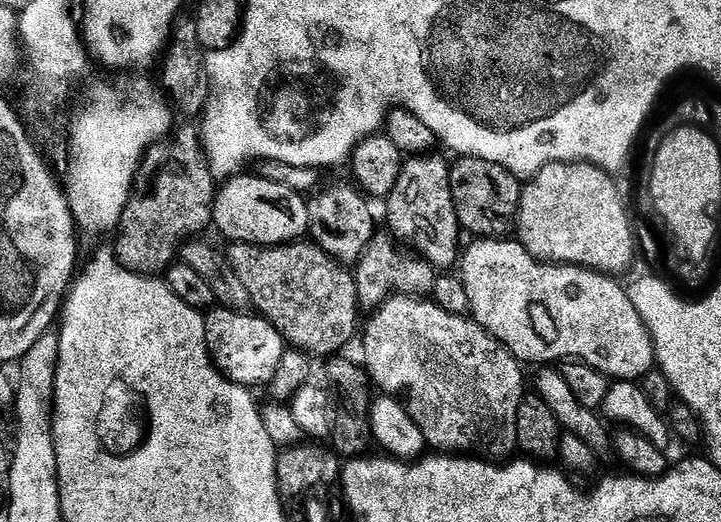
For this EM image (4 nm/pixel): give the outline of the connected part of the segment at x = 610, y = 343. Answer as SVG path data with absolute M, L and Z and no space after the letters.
M480 238L463 249L458 264L458 275L466 286L468 306L477 324L488 335L500 341L504 328L510 328L510 320L516 318L518 304L532 308L530 326L534 334L548 344L546 356L553 362L583 362L608 378L639 381L656 364L656 348L652 345L652 333L638 310L632 305L627 291L615 284L611 275L571 264L541 262L524 249L516 238Z

